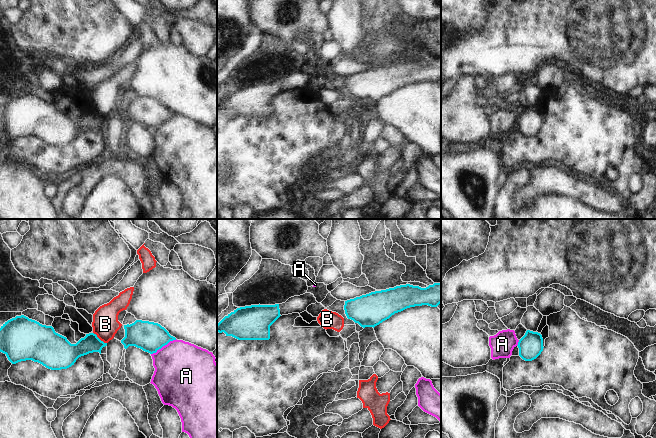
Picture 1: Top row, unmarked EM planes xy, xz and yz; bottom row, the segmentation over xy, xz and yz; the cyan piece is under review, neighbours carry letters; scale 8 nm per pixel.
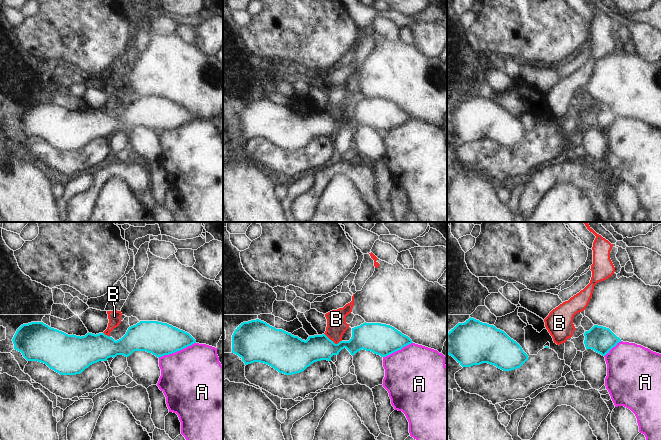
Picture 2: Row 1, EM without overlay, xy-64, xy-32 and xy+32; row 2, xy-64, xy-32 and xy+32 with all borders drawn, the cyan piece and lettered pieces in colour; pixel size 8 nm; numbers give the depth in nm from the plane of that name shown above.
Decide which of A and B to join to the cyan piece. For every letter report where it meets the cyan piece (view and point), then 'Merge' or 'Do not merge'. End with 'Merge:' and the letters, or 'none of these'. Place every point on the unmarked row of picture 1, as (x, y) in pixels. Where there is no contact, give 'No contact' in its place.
A: Touches cyan at xy (163, 121). Do not merge
B: Touches cyan at xy (99, 115). Do not merge
Merge: none of these.

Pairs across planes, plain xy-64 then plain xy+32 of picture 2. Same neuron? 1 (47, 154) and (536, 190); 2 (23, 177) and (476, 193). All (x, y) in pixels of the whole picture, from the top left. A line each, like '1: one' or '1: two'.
1: two
2: one

